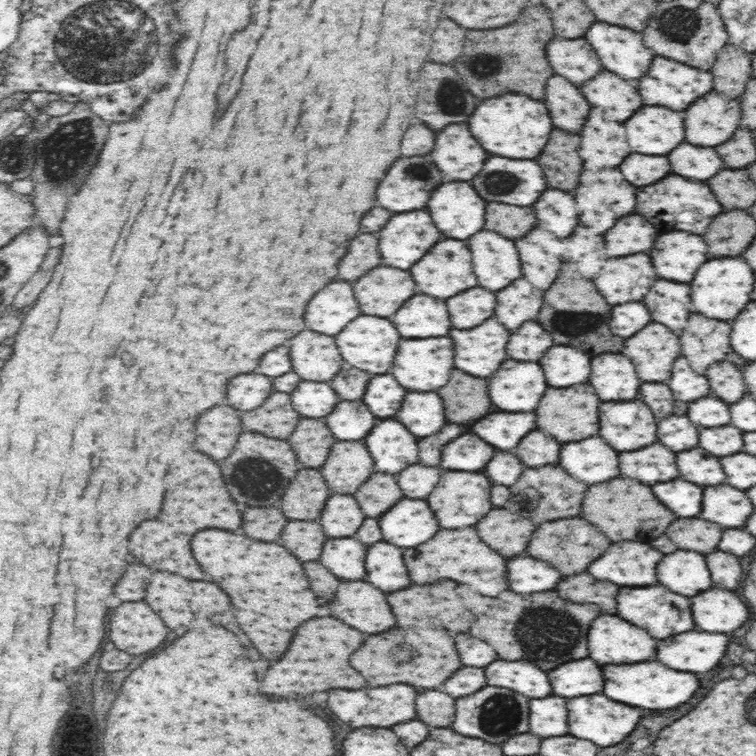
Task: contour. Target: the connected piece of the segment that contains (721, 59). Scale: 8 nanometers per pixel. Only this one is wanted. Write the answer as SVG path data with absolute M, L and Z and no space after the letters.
M728 44L724 50L720 50L712 68L712 76L716 92L728 98L738 98L744 94L746 82L752 78L752 56L738 46Z

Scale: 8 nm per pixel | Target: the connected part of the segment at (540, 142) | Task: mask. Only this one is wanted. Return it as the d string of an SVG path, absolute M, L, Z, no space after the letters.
M504 94L484 100L476 106L468 124L472 136L484 150L504 158L536 158L540 150L544 150L554 128L546 106L524 94Z

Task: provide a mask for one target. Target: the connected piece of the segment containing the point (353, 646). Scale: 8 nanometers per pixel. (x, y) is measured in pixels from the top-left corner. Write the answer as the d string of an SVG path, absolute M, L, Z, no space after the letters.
M312 618L296 630L288 652L268 668L264 680L260 682L260 688L264 694L282 698L296 694L314 694L332 688L360 690L366 686L366 682L350 666L350 654L356 652L362 642L362 634L356 628L340 622L338 618Z

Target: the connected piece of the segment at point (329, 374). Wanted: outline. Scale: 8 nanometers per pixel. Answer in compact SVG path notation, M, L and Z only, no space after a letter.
M304 330L288 342L293 371L304 381L328 382L346 367L332 336Z

